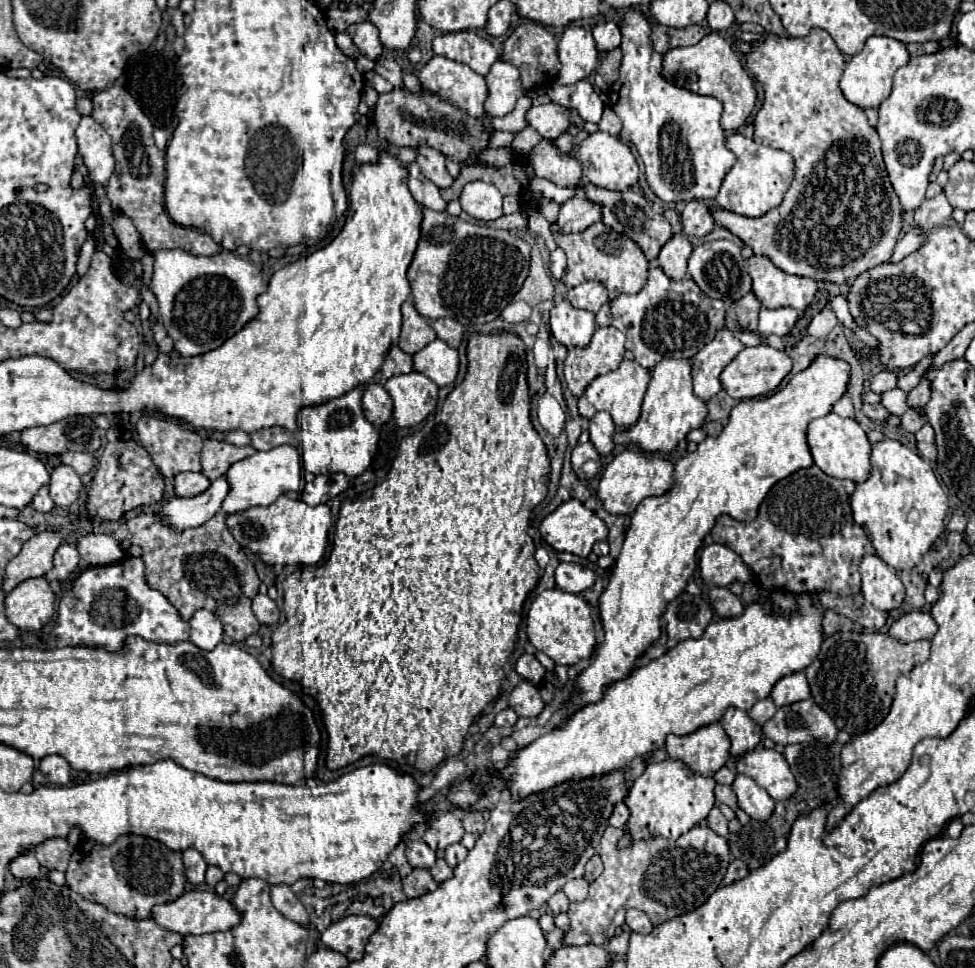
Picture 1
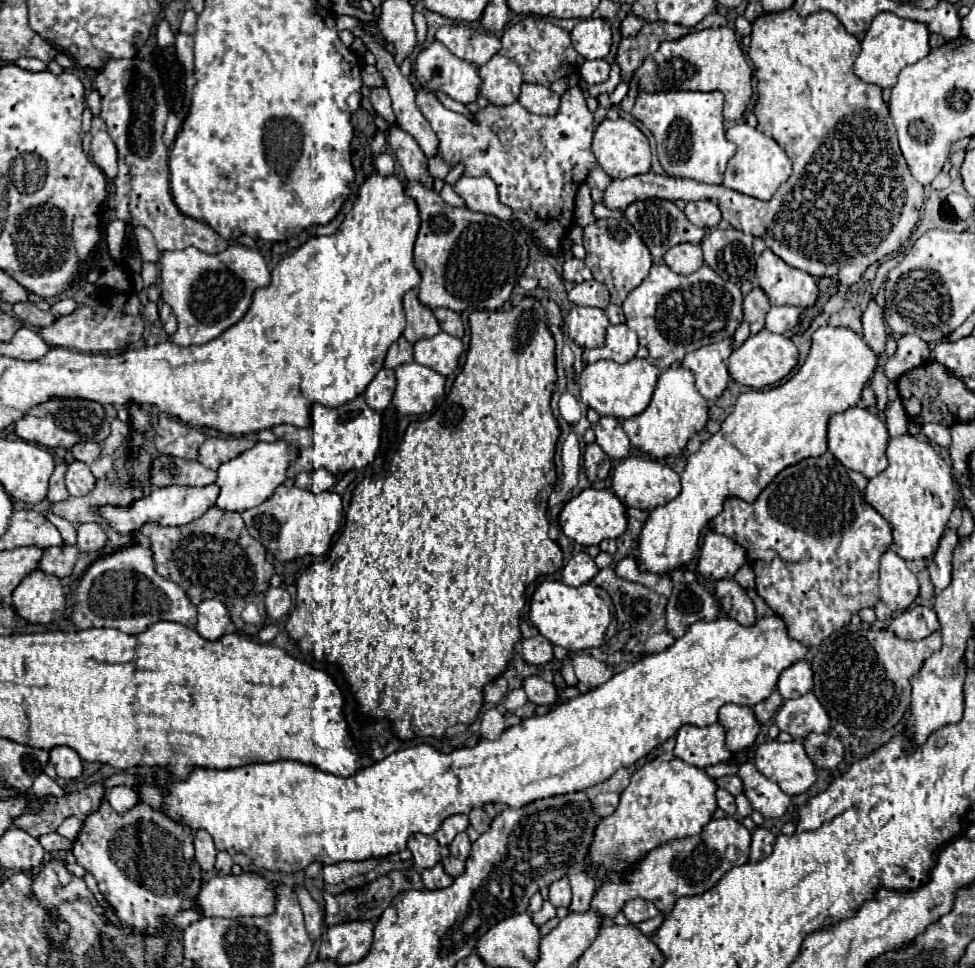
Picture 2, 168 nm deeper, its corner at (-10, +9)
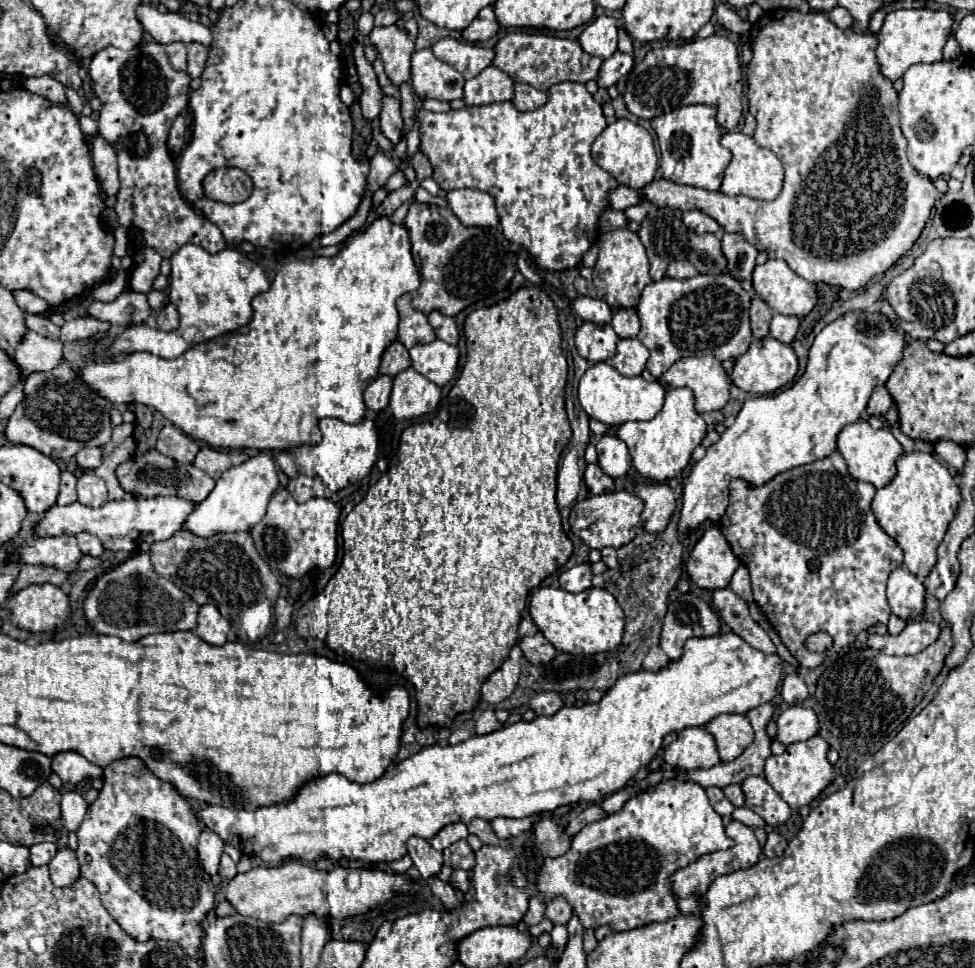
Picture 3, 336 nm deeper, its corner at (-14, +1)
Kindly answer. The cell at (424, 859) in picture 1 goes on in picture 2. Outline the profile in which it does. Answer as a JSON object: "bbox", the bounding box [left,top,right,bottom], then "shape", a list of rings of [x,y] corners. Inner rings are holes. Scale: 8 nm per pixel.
{"bbox":[408,834,440,868],"shape":[[[412,834],[408,838],[408,850],[412,852],[412,860],[418,868],[432,868],[440,862],[440,844],[434,836]]]}

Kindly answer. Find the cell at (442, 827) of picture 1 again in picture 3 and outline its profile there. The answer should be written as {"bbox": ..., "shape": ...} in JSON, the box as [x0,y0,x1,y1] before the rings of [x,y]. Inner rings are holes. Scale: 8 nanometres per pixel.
{"bbox":[430,822,468,852],"shape":[[[458,822],[458,824],[448,824],[446,828],[442,828],[442,830],[430,840],[430,844],[432,844],[436,850],[442,852],[442,850],[446,850],[450,844],[454,844],[454,842],[458,842],[458,840],[464,840],[466,836],[468,836],[466,824],[462,824],[462,822]]]}

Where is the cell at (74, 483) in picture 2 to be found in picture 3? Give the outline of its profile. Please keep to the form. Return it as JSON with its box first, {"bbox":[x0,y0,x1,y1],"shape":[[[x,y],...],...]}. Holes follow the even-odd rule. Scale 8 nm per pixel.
{"bbox":[76,472,108,508],"shape":[[[84,472],[78,478],[76,492],[78,492],[78,502],[84,506],[90,506],[90,508],[98,508],[108,500],[106,484],[94,472]]]}

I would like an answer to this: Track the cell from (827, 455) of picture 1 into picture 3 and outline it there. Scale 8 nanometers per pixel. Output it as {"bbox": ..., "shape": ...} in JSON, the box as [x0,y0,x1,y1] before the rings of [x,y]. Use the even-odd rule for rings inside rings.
{"bbox":[838,420,904,488],"shape":[[[858,420],[854,424],[848,424],[840,430],[838,434],[838,452],[844,456],[846,464],[848,464],[848,472],[862,482],[870,482],[876,488],[882,488],[884,484],[888,484],[888,480],[892,480],[892,476],[896,474],[896,458],[904,452],[900,442],[892,436],[890,428],[880,428],[874,430],[866,420]]]}

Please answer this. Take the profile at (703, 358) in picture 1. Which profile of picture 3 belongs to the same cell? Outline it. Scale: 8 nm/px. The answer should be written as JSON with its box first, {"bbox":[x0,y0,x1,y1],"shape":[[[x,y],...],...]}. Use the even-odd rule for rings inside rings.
{"bbox":[660,356,730,412],"shape":[[[702,356],[702,358],[684,358],[678,360],[662,378],[660,384],[668,384],[670,388],[686,386],[694,392],[696,398],[696,410],[702,412],[712,412],[712,410],[722,410],[730,398],[730,380],[726,370],[722,368],[722,362],[714,356]]]}

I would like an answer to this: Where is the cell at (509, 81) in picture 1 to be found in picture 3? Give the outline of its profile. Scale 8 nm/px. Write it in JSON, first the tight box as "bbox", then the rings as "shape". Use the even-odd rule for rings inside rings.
{"bbox":[464,66,514,106],"shape":[[[496,66],[484,68],[478,76],[466,80],[464,100],[468,106],[486,106],[514,98],[514,80]]]}

